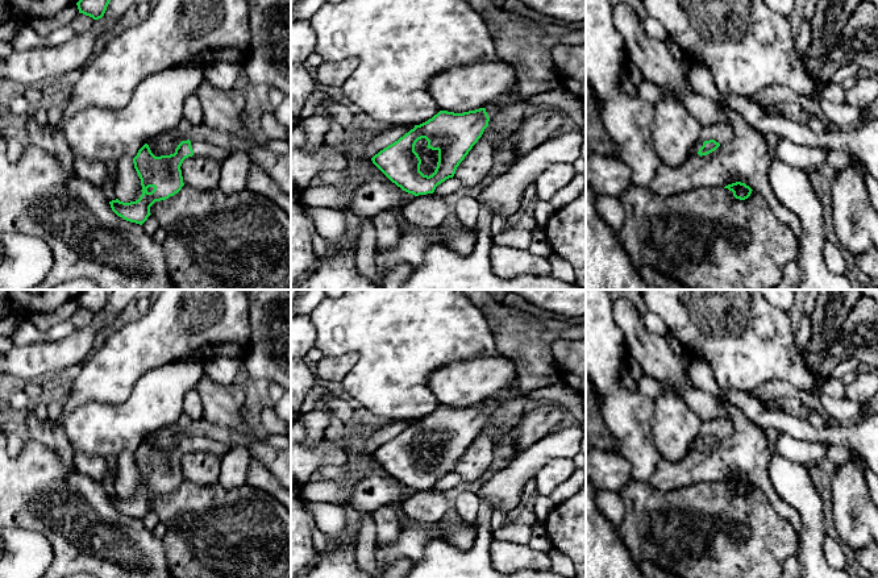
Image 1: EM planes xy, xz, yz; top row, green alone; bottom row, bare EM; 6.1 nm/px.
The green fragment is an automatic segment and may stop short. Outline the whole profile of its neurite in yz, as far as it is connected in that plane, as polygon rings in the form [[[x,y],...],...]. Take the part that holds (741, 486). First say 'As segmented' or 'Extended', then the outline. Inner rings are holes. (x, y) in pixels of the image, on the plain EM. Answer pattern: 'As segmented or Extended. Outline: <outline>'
As segmented. Outline: [[[741,477],[728,479],[724,483],[728,483],[729,486],[732,486],[733,491],[740,495],[748,494],[753,486],[749,481]]]

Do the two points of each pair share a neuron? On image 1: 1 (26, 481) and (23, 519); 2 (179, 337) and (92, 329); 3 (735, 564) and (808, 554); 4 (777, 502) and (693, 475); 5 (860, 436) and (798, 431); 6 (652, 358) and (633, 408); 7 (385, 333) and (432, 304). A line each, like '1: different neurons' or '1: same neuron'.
1: same neuron
2: different neurons
3: different neurons
4: same neuron
5: same neuron
6: different neurons
7: same neuron

